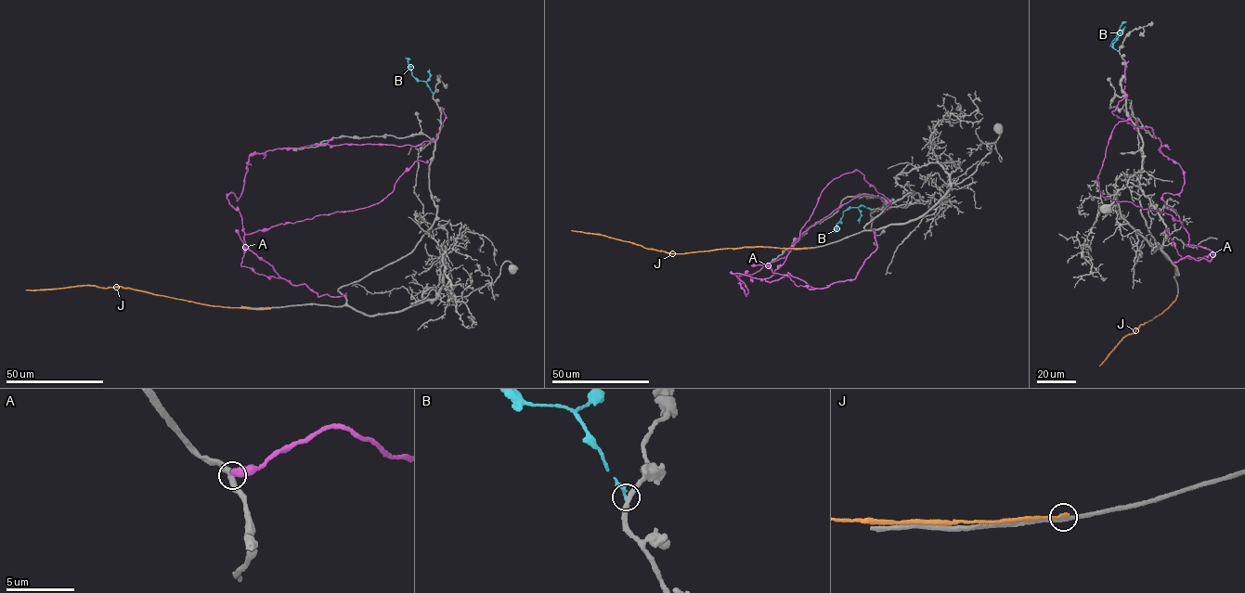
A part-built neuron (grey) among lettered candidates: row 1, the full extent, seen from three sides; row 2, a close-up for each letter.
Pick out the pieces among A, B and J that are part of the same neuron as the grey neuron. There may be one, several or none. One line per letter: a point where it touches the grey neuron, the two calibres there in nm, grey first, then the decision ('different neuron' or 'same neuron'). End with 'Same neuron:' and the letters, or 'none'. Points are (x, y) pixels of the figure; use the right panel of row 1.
A: meets grey at (1173, 263); 400 nm thick on the grey side, 550 nm on the other; different neuron
B: meets grey at (1119, 52); 320 nm thick on the grey side, 240 nm on the other; different neuron
J: meets grey at (1177, 295); 320 nm thick on the grey side, 240 nm on the other; different neuron
Same neuron: none

